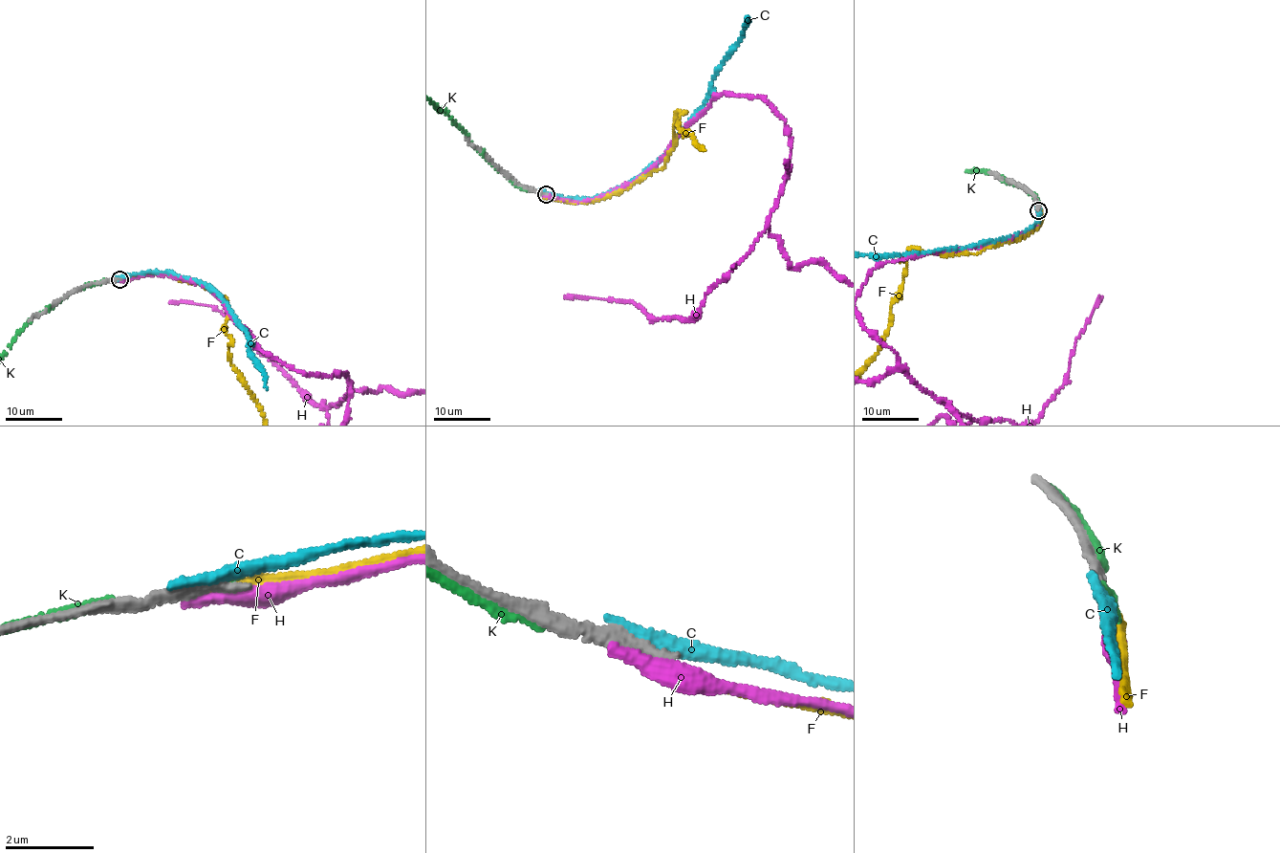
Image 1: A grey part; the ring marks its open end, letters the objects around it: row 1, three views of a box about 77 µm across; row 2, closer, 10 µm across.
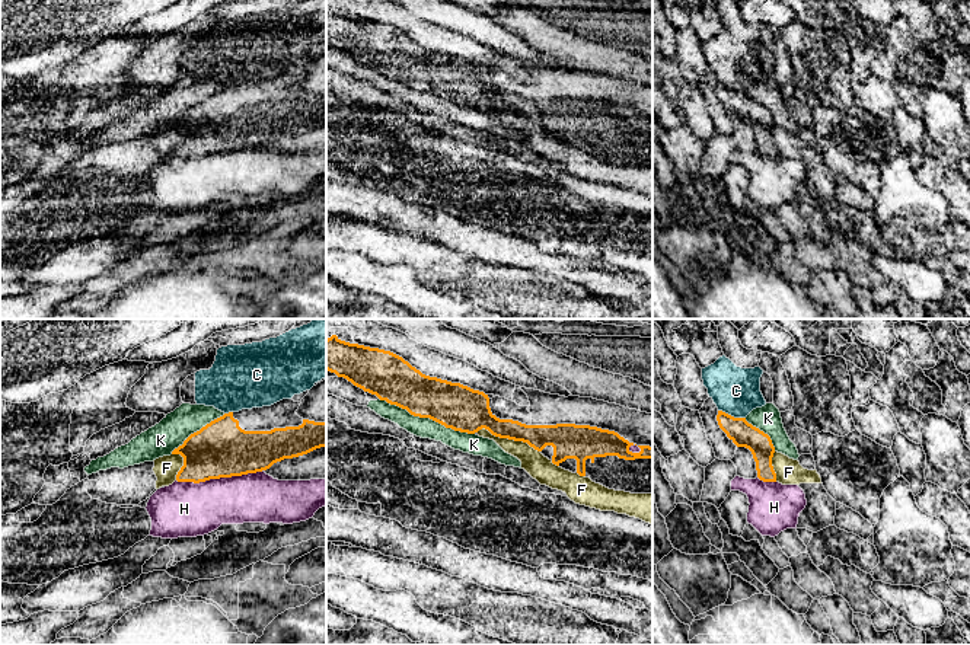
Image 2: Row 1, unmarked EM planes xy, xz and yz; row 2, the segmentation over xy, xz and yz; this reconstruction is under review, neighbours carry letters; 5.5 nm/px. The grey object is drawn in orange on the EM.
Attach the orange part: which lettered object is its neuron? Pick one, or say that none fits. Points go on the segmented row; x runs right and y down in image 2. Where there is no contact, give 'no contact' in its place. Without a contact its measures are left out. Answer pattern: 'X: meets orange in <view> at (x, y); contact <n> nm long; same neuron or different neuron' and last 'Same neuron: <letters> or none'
C: meets orange in yz at (730, 415); contact 160 nm long; different neuron
F: meets orange in xz at (509, 438); contact 360 nm long; different neuron
H: meets orange in xy at (219, 478); contact 480 nm long; different neuron
K: meets orange in xz at (427, 417); contact 550 nm long; different neuron
Same neuron: none

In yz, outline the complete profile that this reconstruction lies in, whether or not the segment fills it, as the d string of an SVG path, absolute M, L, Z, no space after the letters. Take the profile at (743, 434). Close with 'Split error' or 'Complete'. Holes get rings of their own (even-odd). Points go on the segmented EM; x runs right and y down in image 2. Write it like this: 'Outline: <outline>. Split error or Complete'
Outline: M718 411L717 421L737 447L746 447L752 451L757 478L763 482L776 482L776 473L772 466L775 447L770 437L749 424L746 418L734 418L722 411Z. Complete

